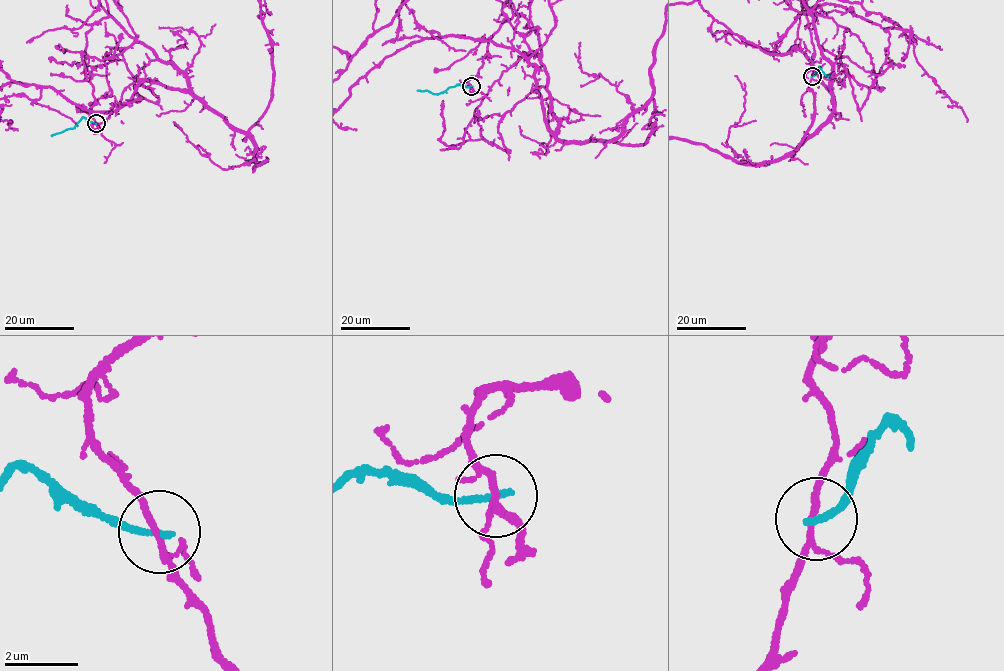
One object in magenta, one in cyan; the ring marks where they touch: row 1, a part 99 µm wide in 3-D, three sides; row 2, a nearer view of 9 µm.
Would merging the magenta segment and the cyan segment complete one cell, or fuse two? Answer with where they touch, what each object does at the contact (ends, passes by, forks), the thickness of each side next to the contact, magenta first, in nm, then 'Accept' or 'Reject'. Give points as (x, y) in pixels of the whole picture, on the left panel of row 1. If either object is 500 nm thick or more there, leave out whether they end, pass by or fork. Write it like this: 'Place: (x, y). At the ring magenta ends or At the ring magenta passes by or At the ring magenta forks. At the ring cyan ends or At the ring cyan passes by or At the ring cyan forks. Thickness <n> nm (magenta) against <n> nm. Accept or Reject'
Place: (96, 123). At the ring magenta forks. At the ring cyan ends. Thickness 130 nm (magenta) against 190 nm. Reject

